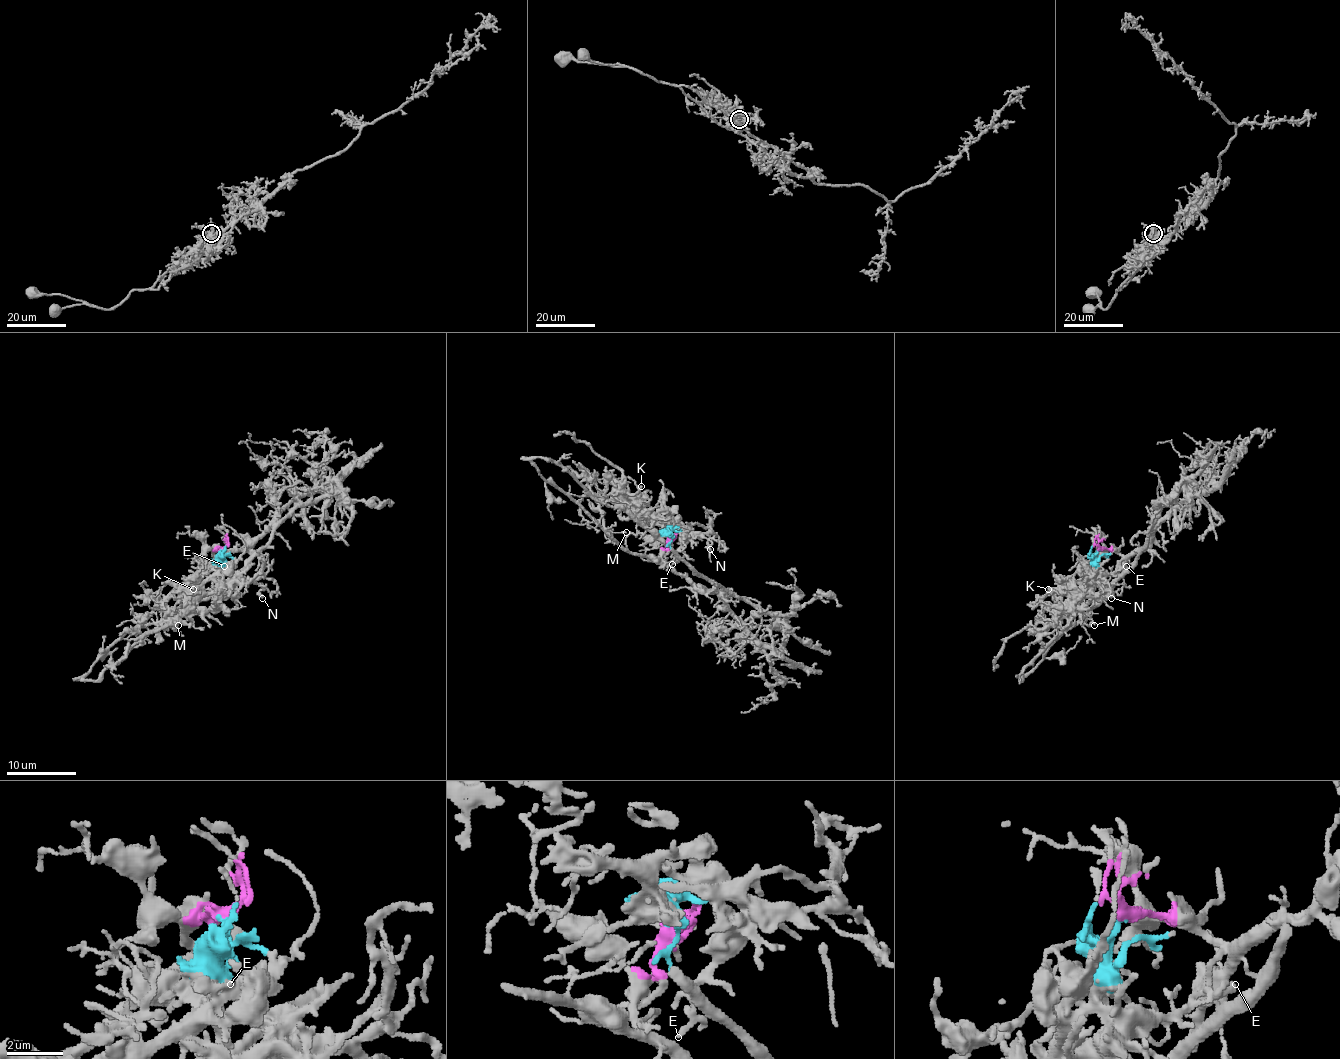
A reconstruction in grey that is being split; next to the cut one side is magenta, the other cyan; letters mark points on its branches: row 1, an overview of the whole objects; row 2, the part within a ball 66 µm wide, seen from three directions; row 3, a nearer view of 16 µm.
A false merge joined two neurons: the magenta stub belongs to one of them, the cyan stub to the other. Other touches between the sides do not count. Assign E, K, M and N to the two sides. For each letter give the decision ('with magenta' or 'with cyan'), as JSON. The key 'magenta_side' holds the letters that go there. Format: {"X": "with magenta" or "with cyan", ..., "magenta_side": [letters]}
{"E": "with cyan", "K": "with cyan", "M": "with magenta", "N": "with cyan", "magenta_side": ["M"]}

